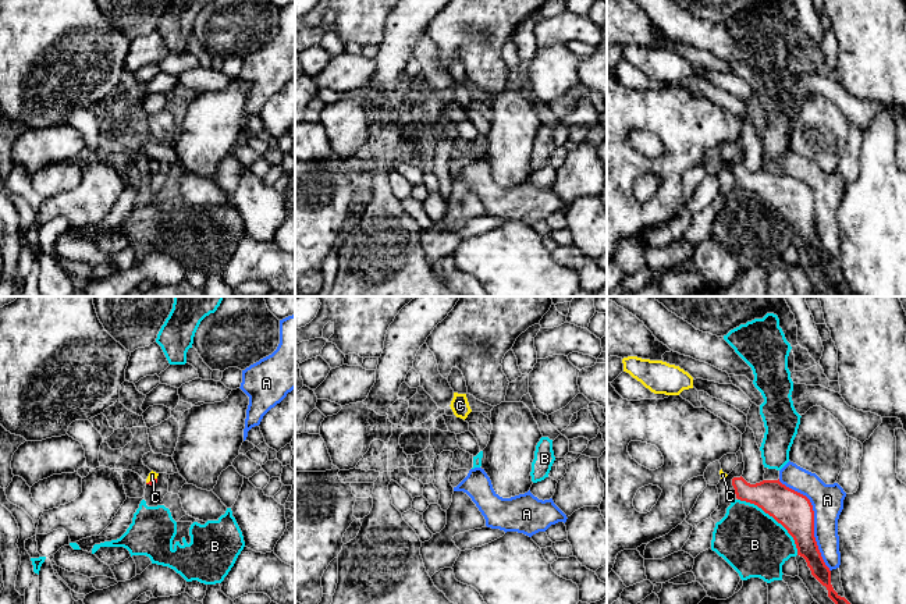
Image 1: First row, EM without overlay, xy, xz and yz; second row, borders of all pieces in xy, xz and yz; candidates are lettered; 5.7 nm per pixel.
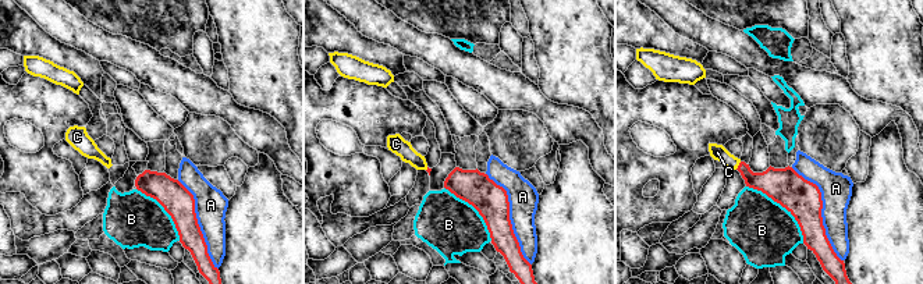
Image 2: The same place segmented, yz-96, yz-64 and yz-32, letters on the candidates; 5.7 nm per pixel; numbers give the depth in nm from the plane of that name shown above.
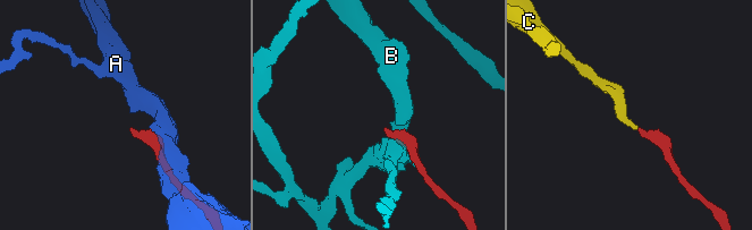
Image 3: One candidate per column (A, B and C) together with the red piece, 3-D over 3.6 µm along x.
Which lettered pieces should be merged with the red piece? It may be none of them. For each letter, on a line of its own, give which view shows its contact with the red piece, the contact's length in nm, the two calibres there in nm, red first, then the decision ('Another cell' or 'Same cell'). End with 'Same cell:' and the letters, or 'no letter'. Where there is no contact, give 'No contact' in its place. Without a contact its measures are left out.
A: Touches red in yz. Shared border 600 nm. Thickness 220 nm (red) against 190 nm. Another cell
B: Touches red in yz. Shared border 480 nm. Thickness 220 nm (red) against 380 nm. Another cell
C: Touches red in xy. Shared border 70 nm. Thickness 30 nm (red) against 50 nm. Same cell
Same cell: C

